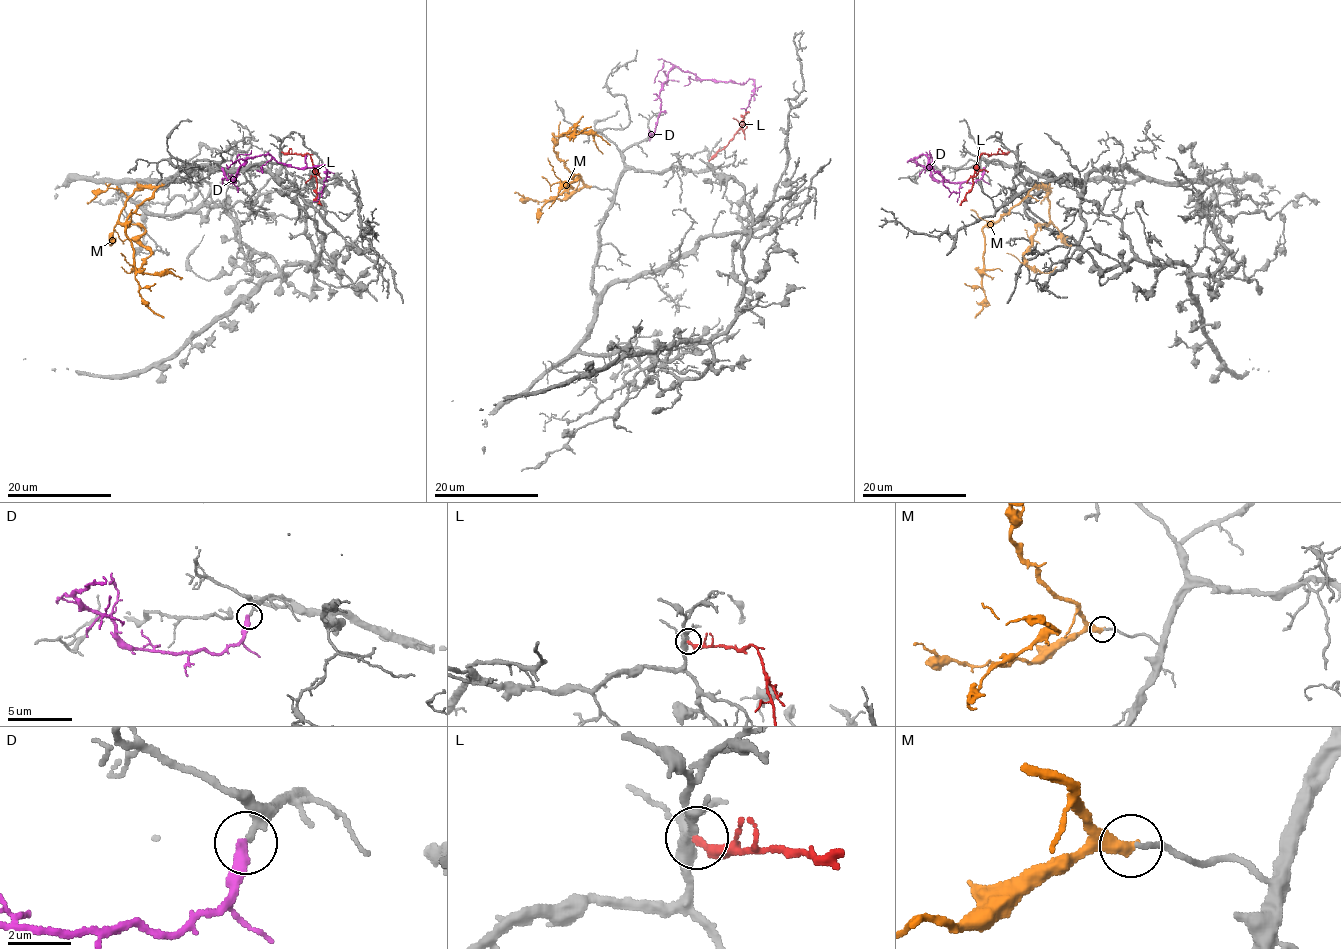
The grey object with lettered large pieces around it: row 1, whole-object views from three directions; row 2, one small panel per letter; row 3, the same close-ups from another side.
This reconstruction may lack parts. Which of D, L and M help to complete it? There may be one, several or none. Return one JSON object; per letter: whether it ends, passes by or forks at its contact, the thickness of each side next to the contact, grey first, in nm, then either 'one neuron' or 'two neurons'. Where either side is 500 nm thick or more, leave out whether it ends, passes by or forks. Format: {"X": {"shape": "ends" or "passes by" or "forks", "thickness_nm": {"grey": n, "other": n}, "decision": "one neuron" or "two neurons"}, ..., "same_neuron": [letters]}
{"D": {"shape": "ends", "thickness_nm": {"grey": 280, "other": 400}, "decision": "one neuron"}, "L": {"shape": "ends", "thickness_nm": {"grey": 180, "other": 280}, "decision": "two neurons"}, "M": {"shape": "ends", "thickness_nm": {"grey": 180, "other": 400}, "decision": "two neurons"}, "same_neuron": ["D"]}

